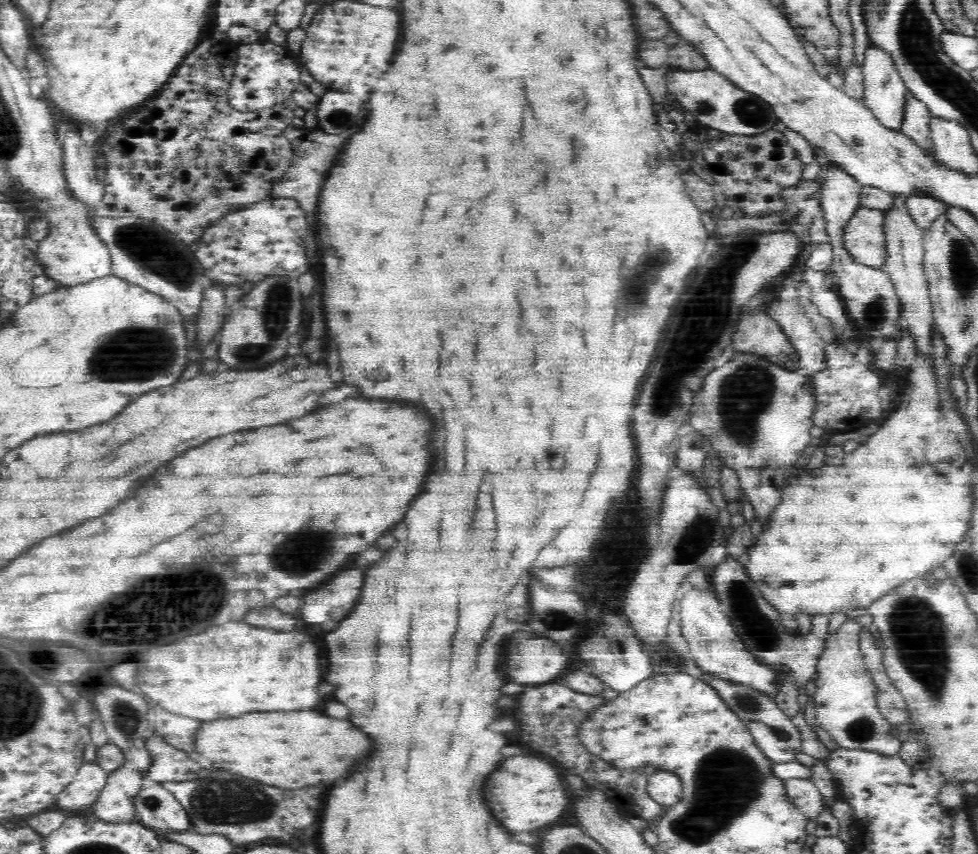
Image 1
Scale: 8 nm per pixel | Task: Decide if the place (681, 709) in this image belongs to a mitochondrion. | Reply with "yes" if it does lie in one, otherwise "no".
no

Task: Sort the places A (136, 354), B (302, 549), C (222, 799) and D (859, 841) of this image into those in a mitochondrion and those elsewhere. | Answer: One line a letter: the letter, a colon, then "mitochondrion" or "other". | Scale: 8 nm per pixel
A: mitochondrion
B: mitochondrion
C: mitochondrion
D: other

